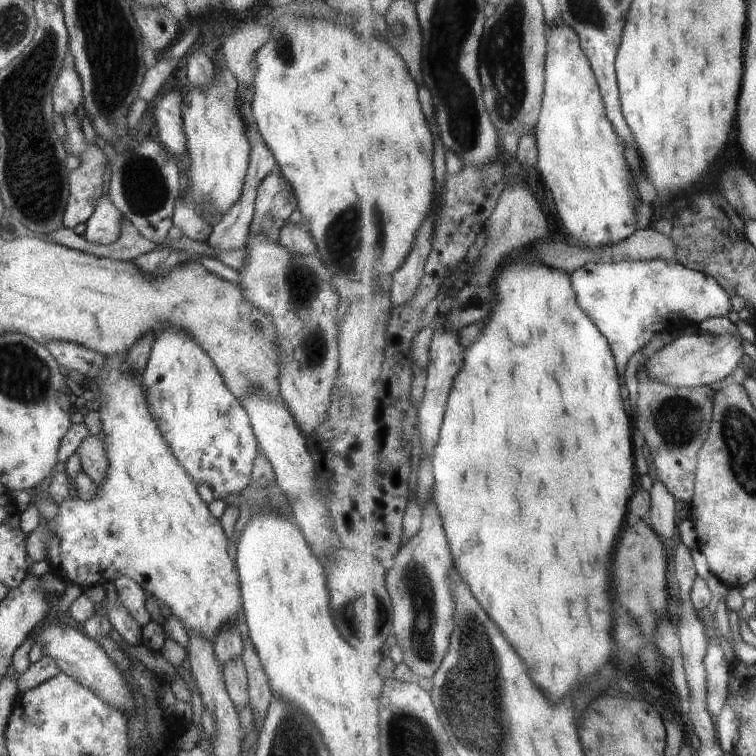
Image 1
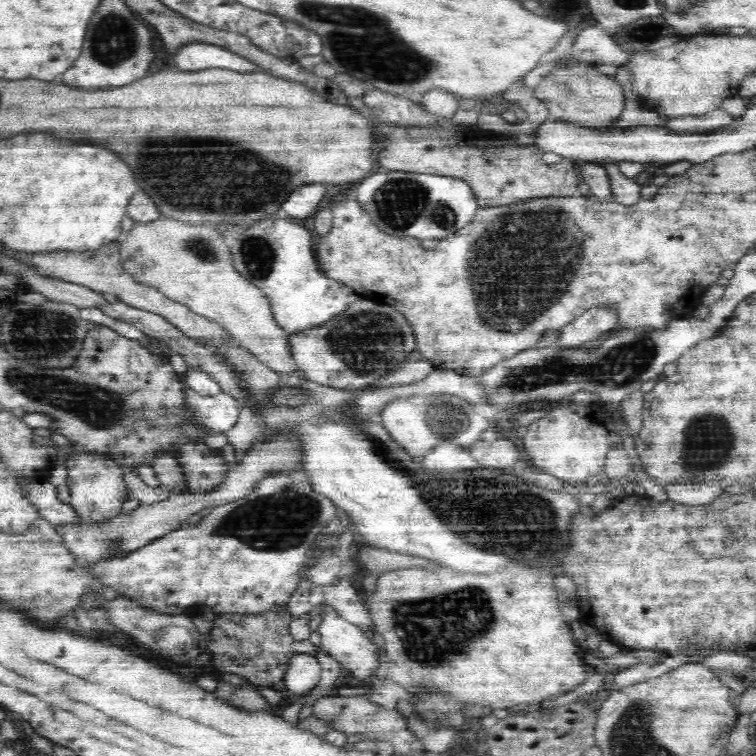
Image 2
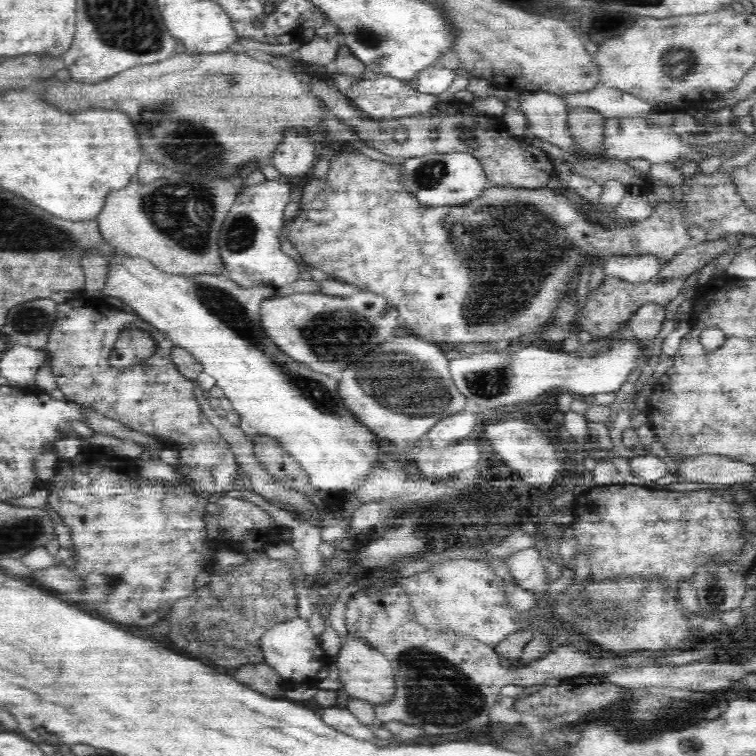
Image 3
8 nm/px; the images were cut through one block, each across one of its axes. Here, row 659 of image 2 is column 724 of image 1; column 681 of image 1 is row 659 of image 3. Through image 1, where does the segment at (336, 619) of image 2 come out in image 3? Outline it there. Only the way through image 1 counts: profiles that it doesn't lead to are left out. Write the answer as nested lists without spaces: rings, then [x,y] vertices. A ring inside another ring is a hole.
[[[349,635],[342,641],[342,650],[334,659],[339,670],[338,679],[342,684],[342,692],[349,700],[365,702],[376,707],[382,704],[391,704],[397,698],[396,680],[390,662],[381,653],[378,653],[367,644],[354,640]]]

